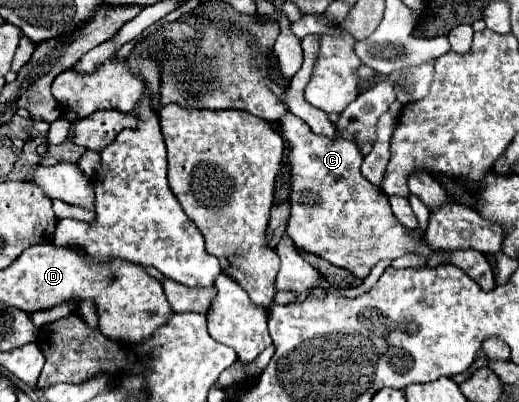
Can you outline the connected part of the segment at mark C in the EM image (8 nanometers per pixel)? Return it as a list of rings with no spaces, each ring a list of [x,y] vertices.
[[[287,111],[277,125],[291,147],[291,217],[287,221],[287,235],[297,247],[315,253],[337,267],[349,269],[359,279],[365,279],[381,259],[397,259],[407,253],[429,259],[429,255],[435,253],[421,247],[423,239],[413,239],[413,231],[397,223],[389,197],[361,175],[359,167],[363,155],[355,141],[339,135],[335,139],[317,135],[291,111]]]

